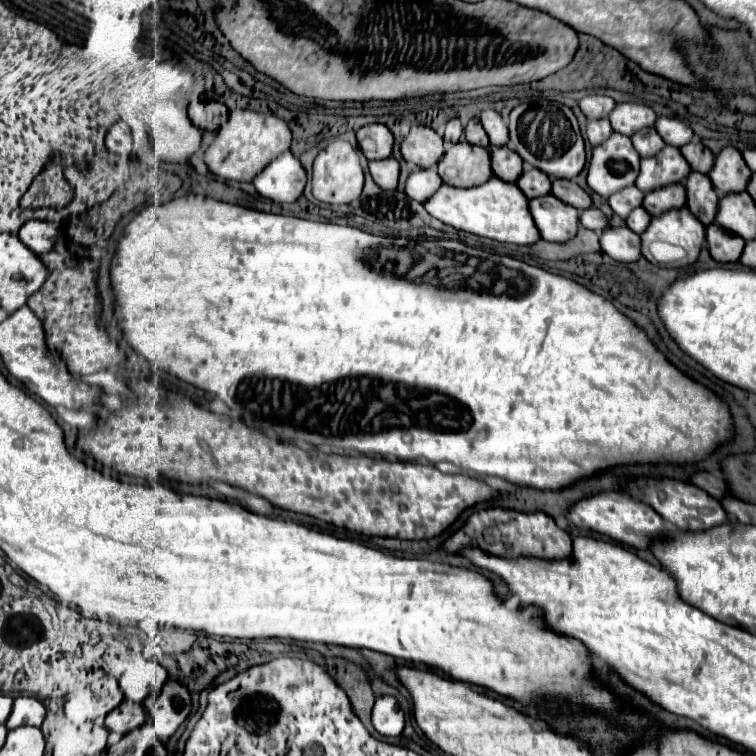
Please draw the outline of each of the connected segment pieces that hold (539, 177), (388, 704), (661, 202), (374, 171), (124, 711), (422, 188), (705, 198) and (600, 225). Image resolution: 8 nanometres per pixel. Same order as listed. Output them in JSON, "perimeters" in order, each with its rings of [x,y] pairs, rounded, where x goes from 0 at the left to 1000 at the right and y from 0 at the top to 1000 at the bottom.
{"perimeters":[[[[701,222],[701,225],[693,225],[688,230],[688,235],[683,238],[683,246],[693,254],[696,262],[709,262],[709,259],[720,259],[728,254],[728,235],[717,228],[717,225],[709,225],[709,222]]],[[[505,921],[497,926],[492,939],[492,958],[500,971],[524,976],[534,963],[534,942],[526,937],[519,921]]],[[[884,243],[876,249],[868,249],[857,254],[849,265],[849,275],[860,286],[870,286],[873,280],[881,280],[884,275],[899,275],[905,272],[905,246],[902,243]]],[[[516,206],[508,212],[492,212],[487,214],[489,230],[497,238],[497,243],[503,243],[503,249],[508,251],[521,251],[526,243],[526,230],[529,230],[529,217]]],[[[161,929],[159,934],[153,934],[143,947],[140,947],[140,963],[167,971],[175,963],[183,963],[185,958],[190,958],[193,952],[193,942],[188,931],[177,931],[177,929]]],[[[577,220],[561,225],[561,222],[548,222],[542,228],[542,233],[537,235],[537,246],[534,254],[553,267],[561,267],[563,259],[571,259],[579,249],[585,246],[585,238],[577,228]]],[[[913,228],[907,241],[907,272],[913,275],[913,280],[931,296],[942,296],[944,294],[944,283],[947,283],[947,265],[950,257],[942,249],[942,241],[937,238],[934,230],[926,228]]],[[[775,275],[775,278],[767,278],[767,296],[786,307],[796,307],[804,299],[804,291],[791,275]]]]}

